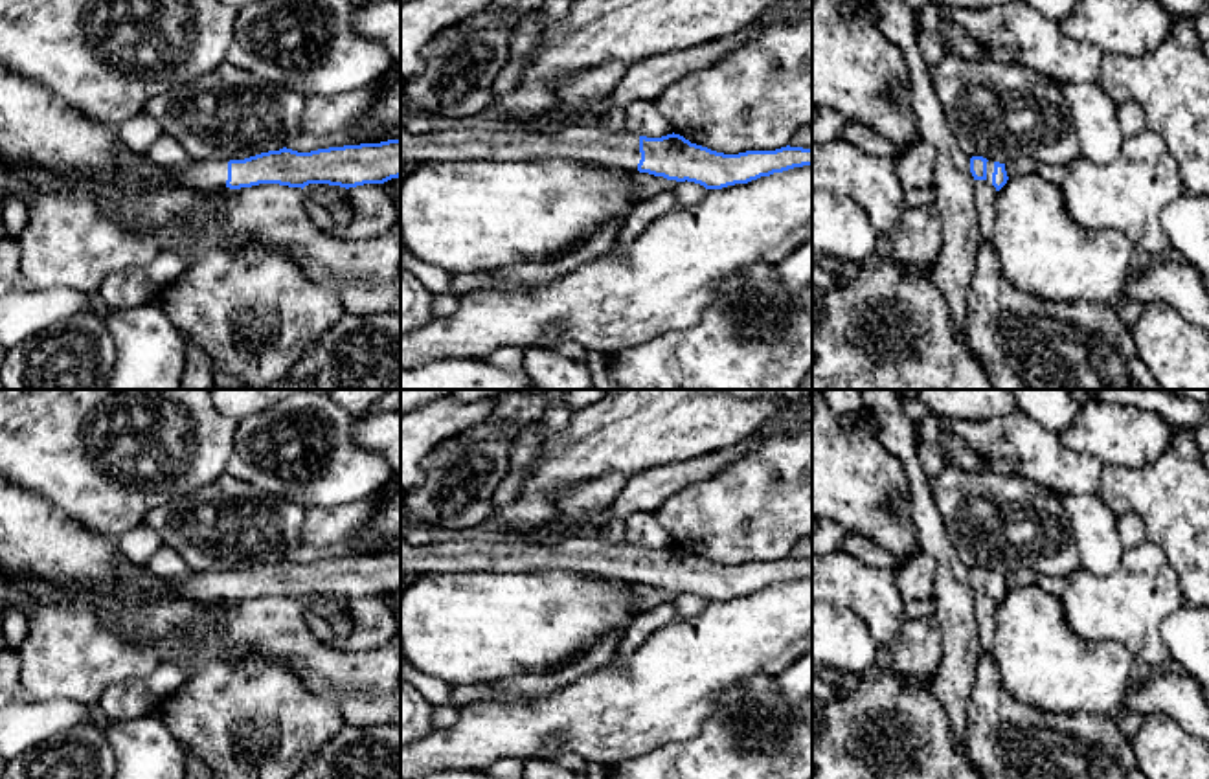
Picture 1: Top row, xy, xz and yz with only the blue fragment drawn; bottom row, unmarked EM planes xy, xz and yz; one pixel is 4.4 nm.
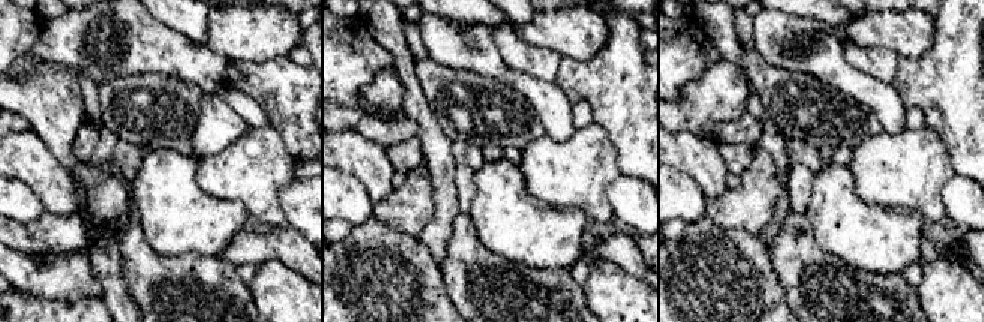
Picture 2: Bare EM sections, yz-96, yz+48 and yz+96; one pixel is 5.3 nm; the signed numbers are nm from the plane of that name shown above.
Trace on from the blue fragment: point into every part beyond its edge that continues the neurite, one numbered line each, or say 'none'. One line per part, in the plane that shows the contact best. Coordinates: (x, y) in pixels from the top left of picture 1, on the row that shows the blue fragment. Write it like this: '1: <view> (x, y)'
1: xz (590, 144)

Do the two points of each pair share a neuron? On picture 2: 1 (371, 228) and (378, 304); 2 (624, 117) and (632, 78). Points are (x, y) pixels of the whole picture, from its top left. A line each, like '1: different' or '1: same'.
1: same
2: same

